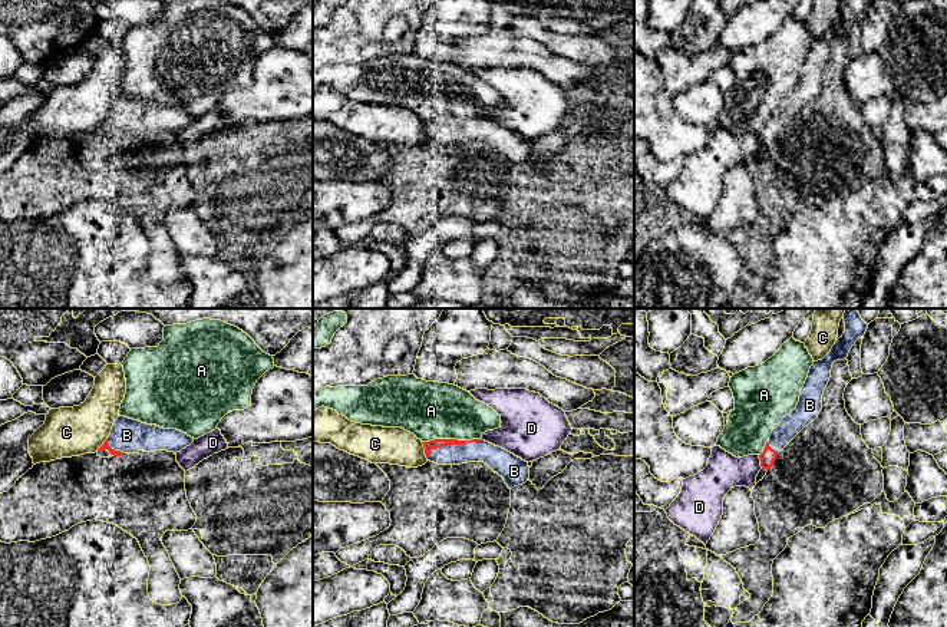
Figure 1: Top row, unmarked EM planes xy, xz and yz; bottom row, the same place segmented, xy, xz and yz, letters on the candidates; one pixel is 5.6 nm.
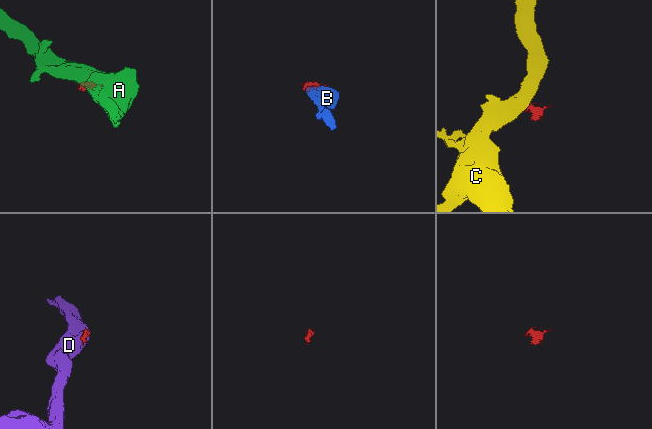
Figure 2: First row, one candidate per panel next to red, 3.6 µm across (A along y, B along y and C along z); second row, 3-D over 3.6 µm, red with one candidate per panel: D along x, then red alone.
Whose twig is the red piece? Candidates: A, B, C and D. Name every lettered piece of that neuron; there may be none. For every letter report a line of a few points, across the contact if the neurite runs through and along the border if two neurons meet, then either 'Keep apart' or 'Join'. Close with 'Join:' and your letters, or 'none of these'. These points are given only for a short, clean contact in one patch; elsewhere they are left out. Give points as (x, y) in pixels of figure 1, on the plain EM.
A: Keep apart
B: Join
C: Keep apart
D: Line: yz (758, 134), (762, 147). Keep apart
Join: B

